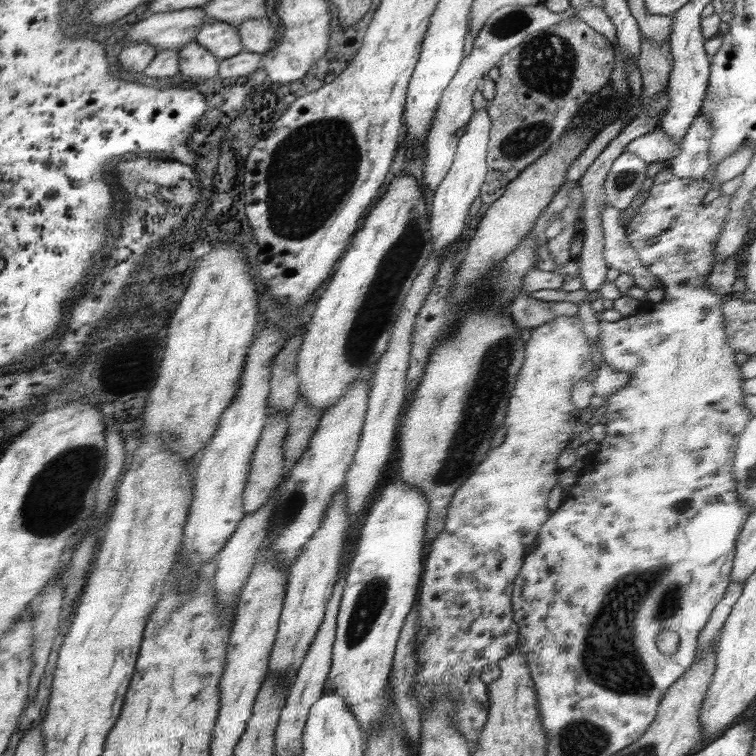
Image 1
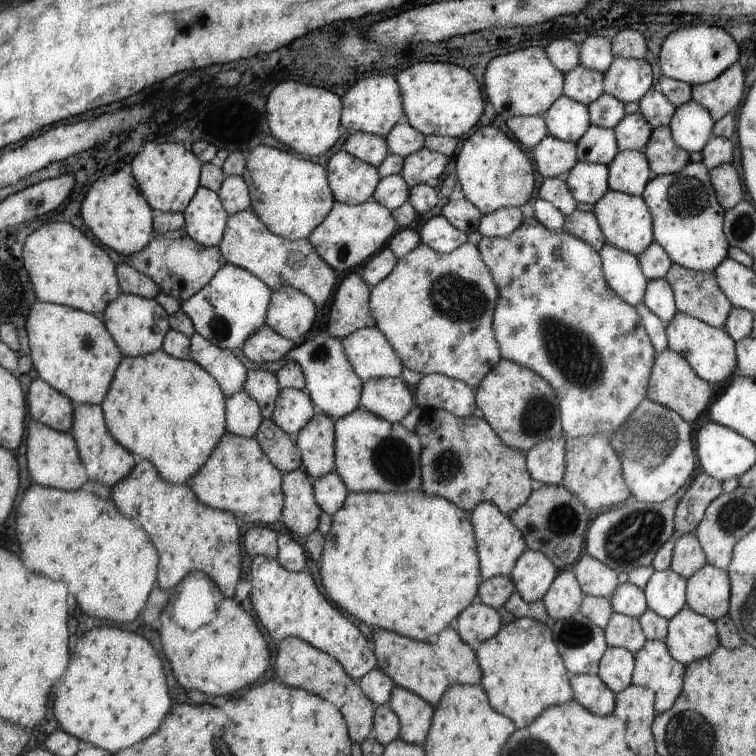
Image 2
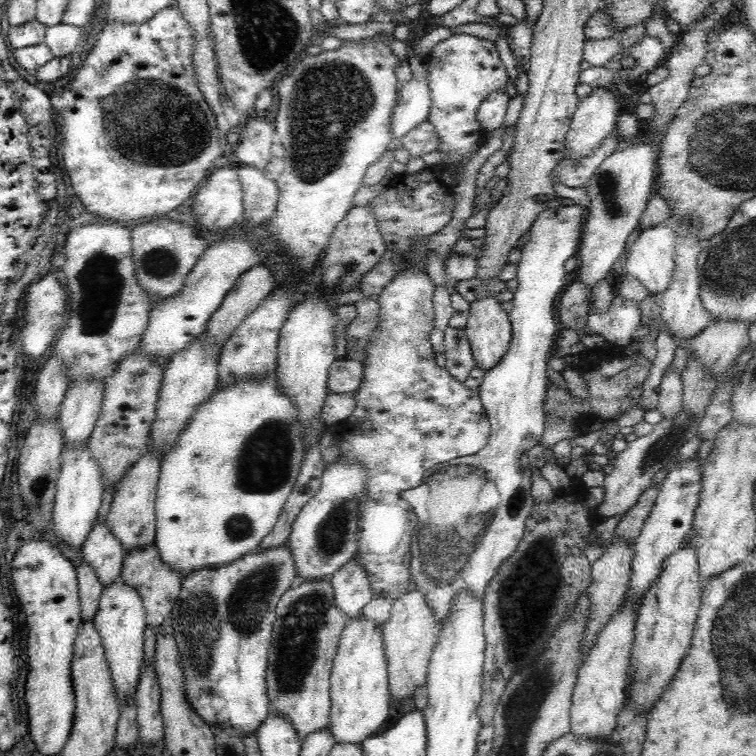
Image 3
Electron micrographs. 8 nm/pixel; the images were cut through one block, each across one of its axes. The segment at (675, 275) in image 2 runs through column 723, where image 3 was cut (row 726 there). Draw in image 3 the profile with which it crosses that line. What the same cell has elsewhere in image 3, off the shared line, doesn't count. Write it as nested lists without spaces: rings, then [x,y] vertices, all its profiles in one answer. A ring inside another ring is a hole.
[[[330,580],[313,581],[307,584],[295,583],[280,598],[273,622],[272,640],[269,643],[267,695],[272,712],[289,721],[301,744],[311,734],[322,732],[326,726],[329,726],[331,671],[345,625],[345,617],[340,610],[337,610],[334,602]]]

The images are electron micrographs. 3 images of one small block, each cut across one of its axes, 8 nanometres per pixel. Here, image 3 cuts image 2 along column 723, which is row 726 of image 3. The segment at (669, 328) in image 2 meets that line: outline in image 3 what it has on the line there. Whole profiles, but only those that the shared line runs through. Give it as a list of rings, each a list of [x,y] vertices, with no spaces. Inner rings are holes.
[[[363,613],[355,621],[346,621],[330,678],[329,729],[334,737],[335,744],[362,745],[367,738],[377,734],[378,730],[382,728],[382,724],[388,720],[390,697],[382,634],[382,626],[373,624],[371,620],[367,619],[367,616],[363,616]]]

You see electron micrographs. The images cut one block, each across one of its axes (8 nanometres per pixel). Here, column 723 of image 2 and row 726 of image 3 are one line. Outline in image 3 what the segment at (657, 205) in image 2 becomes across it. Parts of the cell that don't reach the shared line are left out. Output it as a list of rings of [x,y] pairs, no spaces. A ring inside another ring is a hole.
[[[288,542],[276,549],[260,549],[220,569],[202,570],[182,581],[178,601],[172,610],[170,623],[180,653],[184,674],[185,698],[189,708],[216,732],[236,732],[237,736],[258,733],[270,714],[267,695],[269,643],[273,622],[282,597],[295,585],[293,558]]]

